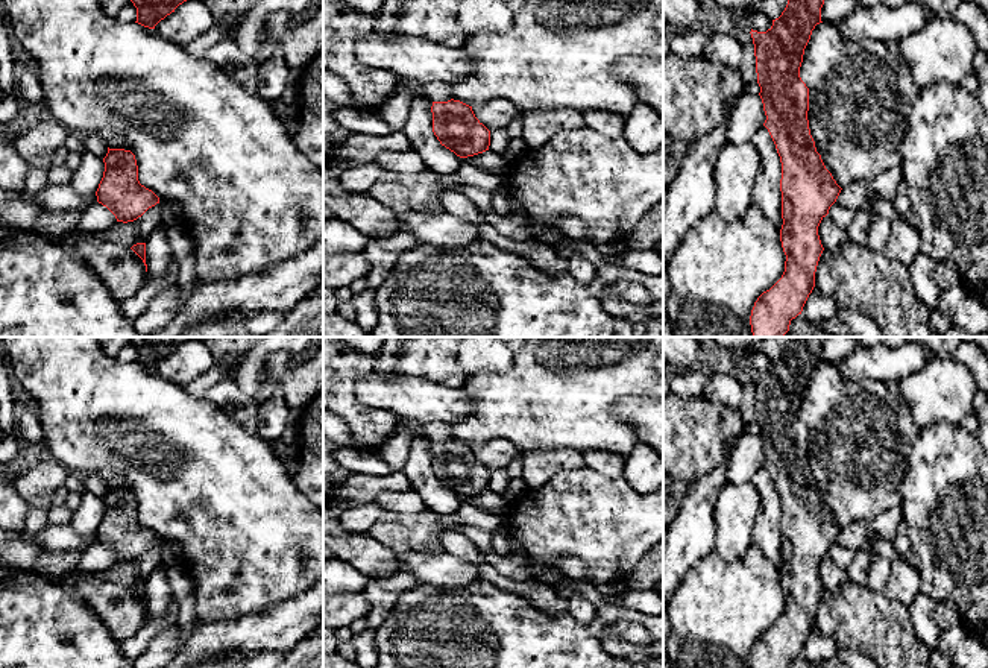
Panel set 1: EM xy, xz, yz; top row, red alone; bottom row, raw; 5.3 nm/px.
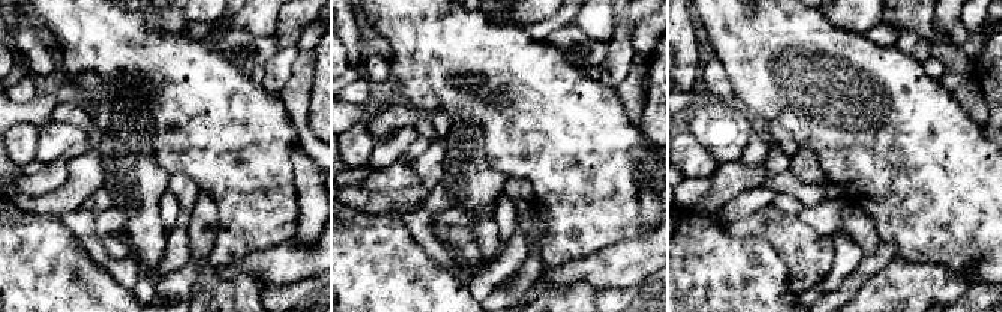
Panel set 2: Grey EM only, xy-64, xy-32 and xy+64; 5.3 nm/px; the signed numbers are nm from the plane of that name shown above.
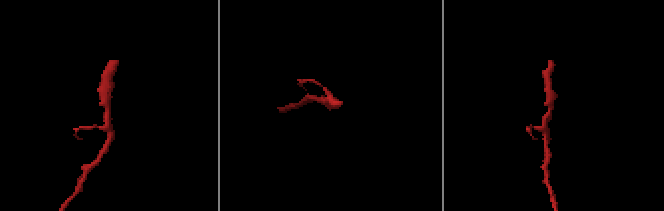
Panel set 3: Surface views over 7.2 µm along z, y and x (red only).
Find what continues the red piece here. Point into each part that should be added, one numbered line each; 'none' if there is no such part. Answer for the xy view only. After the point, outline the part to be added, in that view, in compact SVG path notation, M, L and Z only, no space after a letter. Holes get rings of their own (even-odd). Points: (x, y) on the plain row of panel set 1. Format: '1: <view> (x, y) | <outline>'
none

